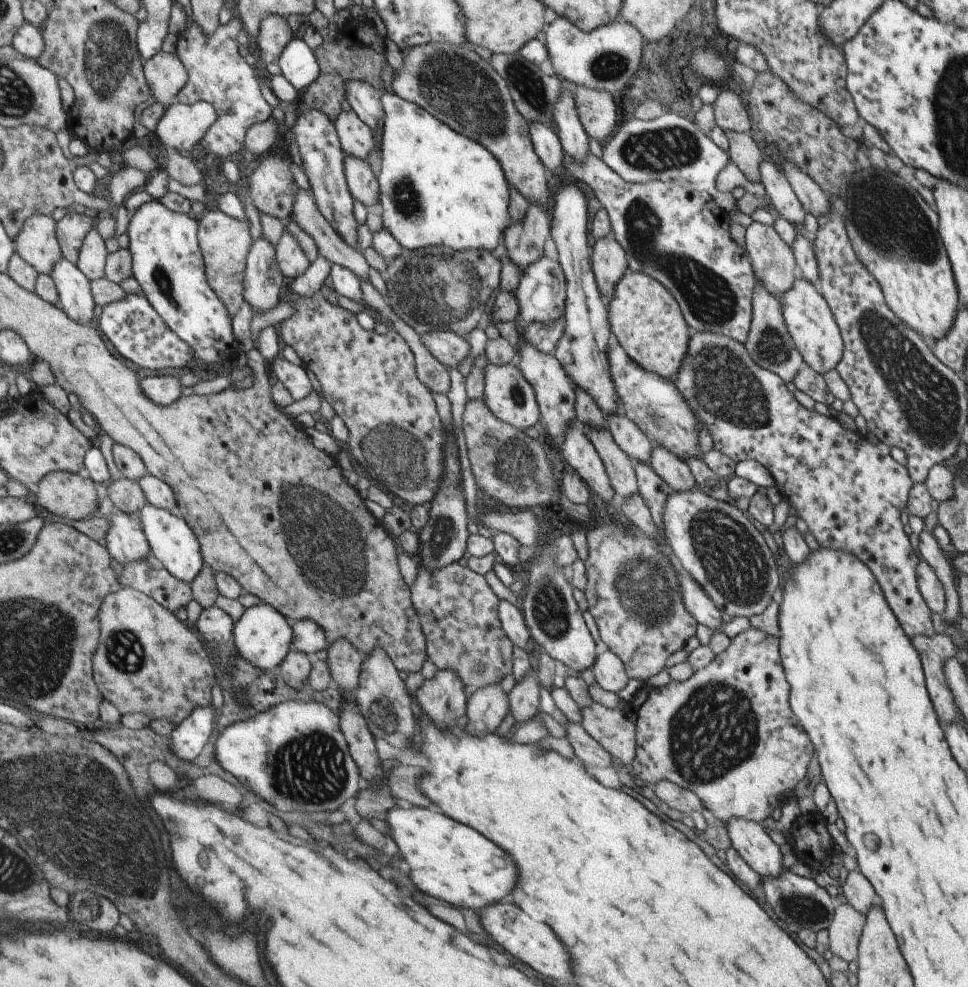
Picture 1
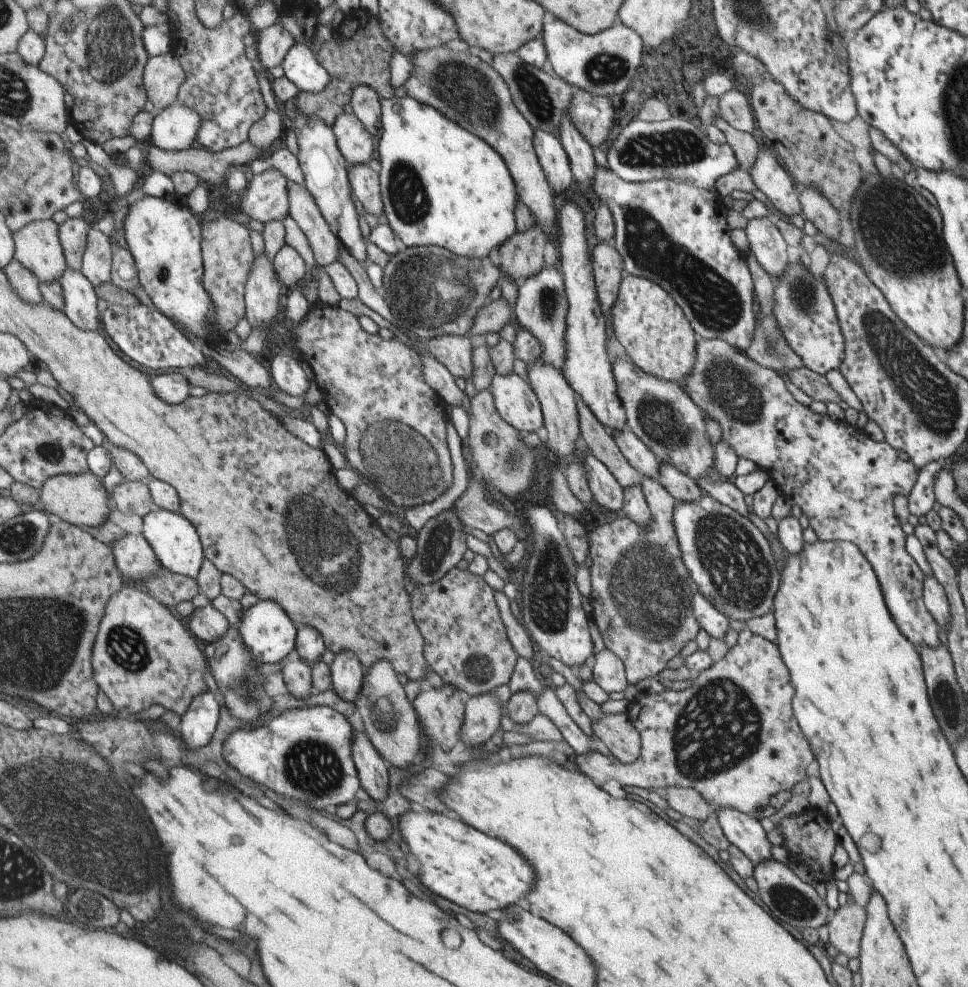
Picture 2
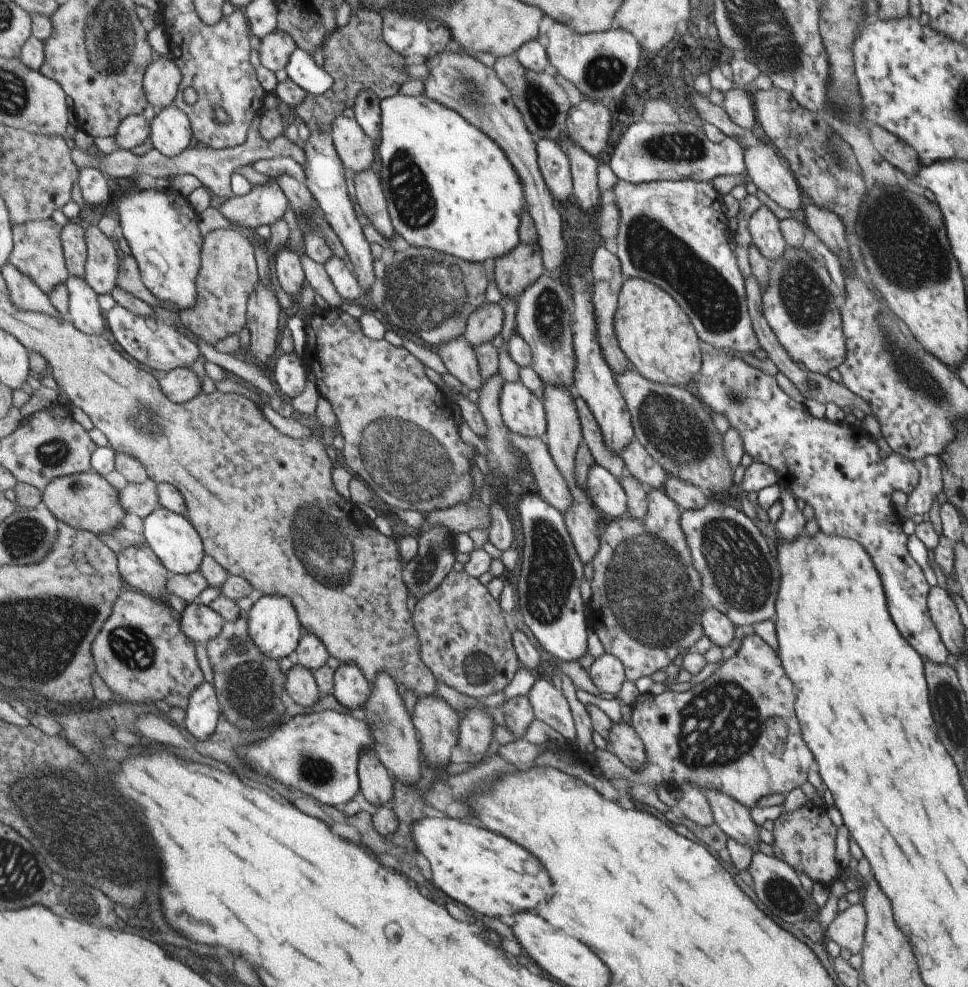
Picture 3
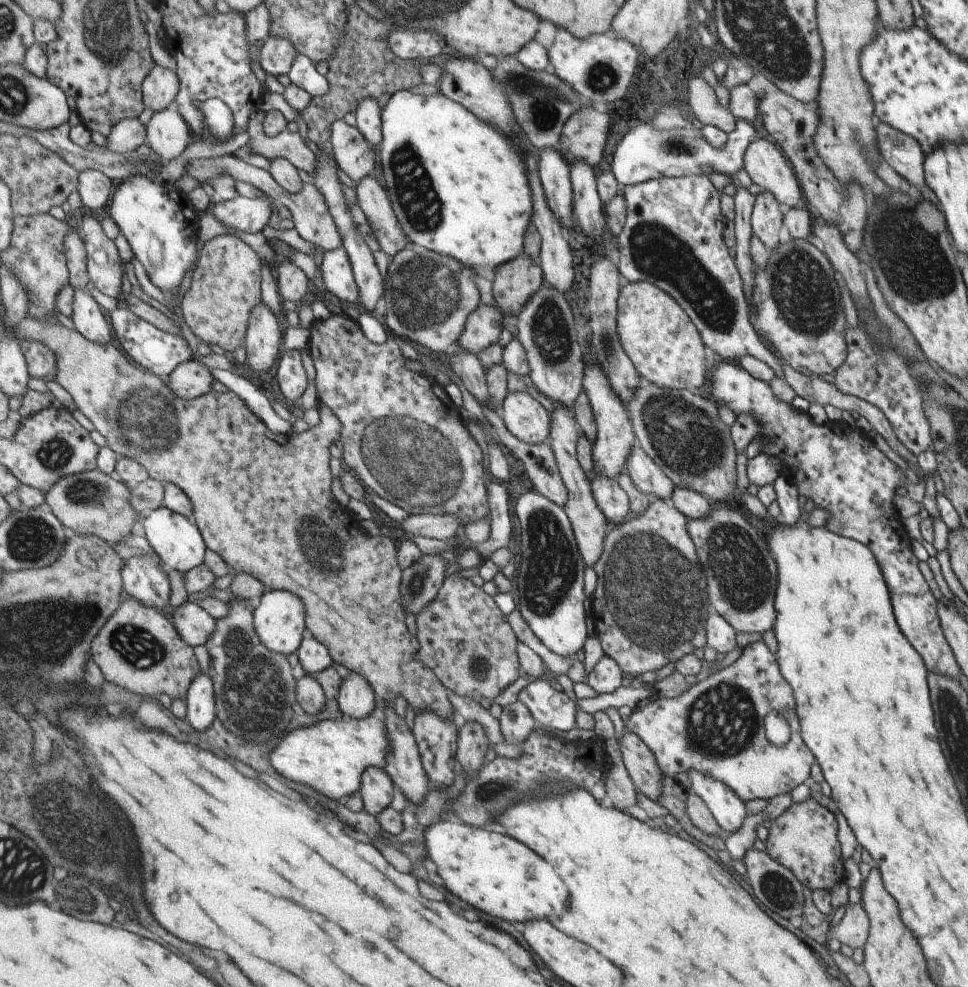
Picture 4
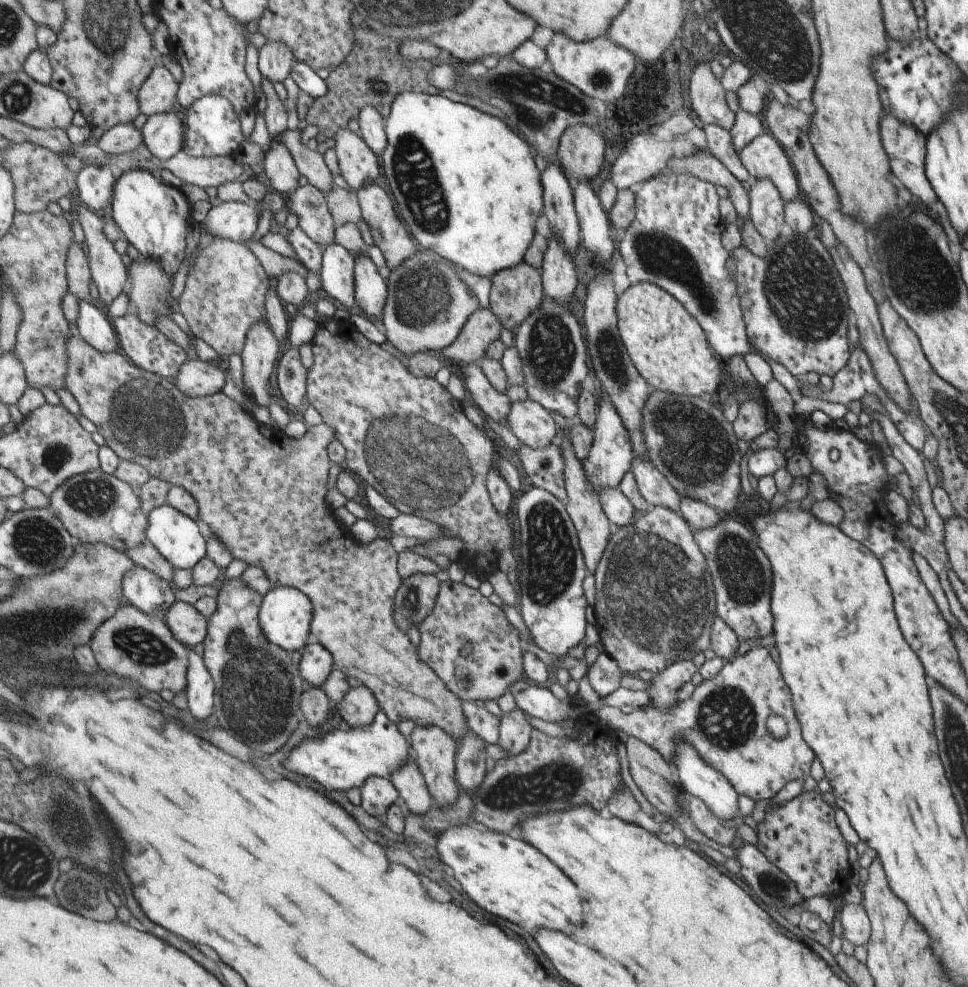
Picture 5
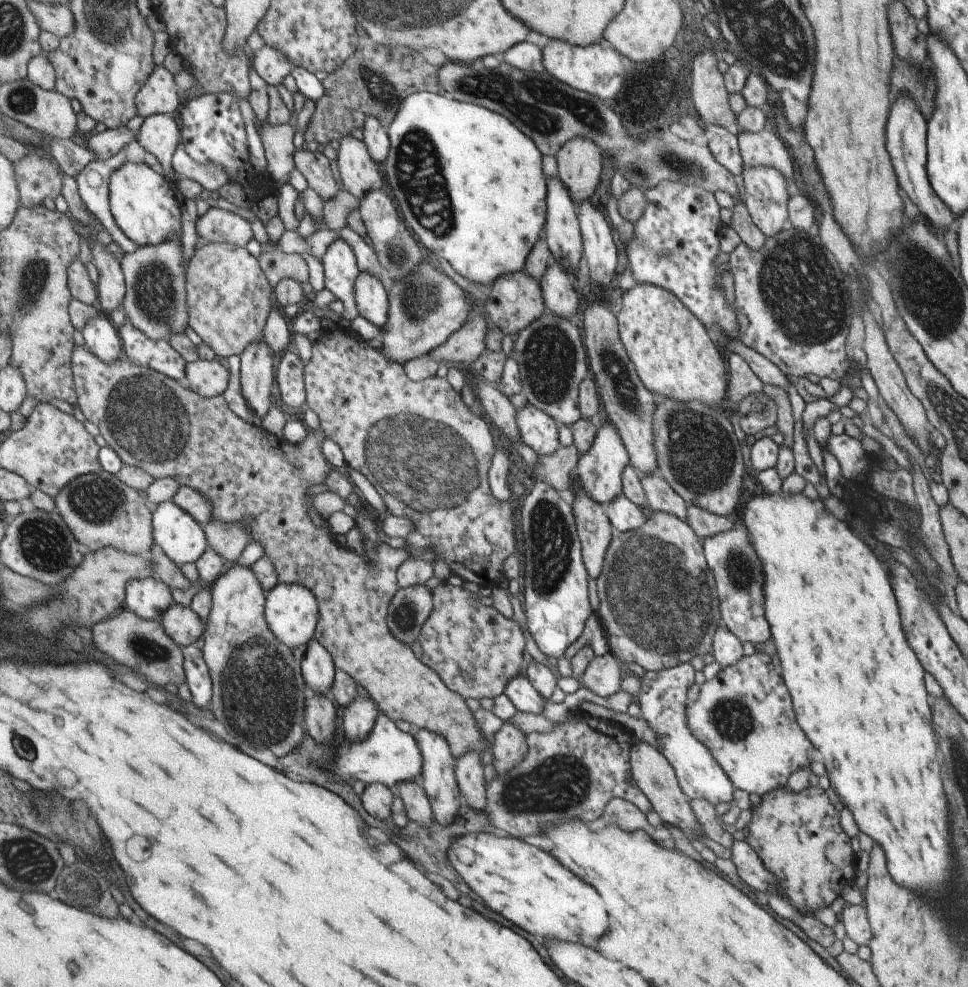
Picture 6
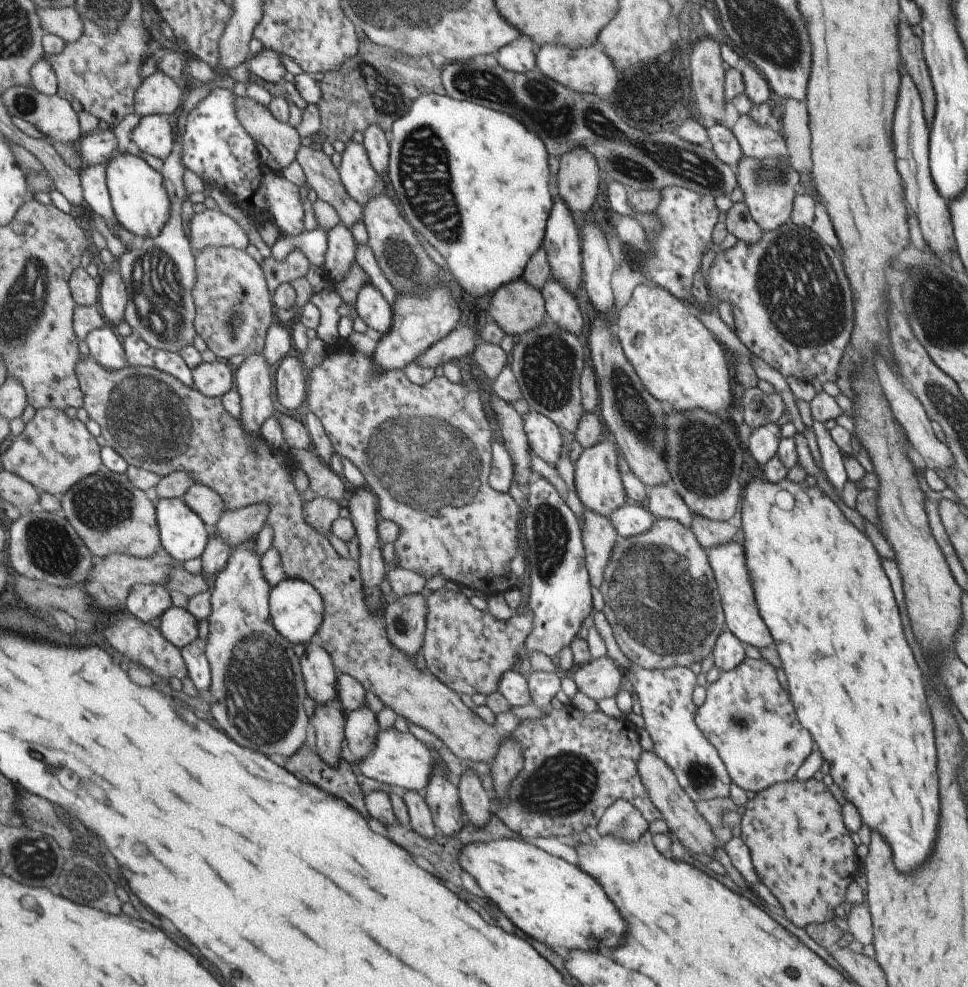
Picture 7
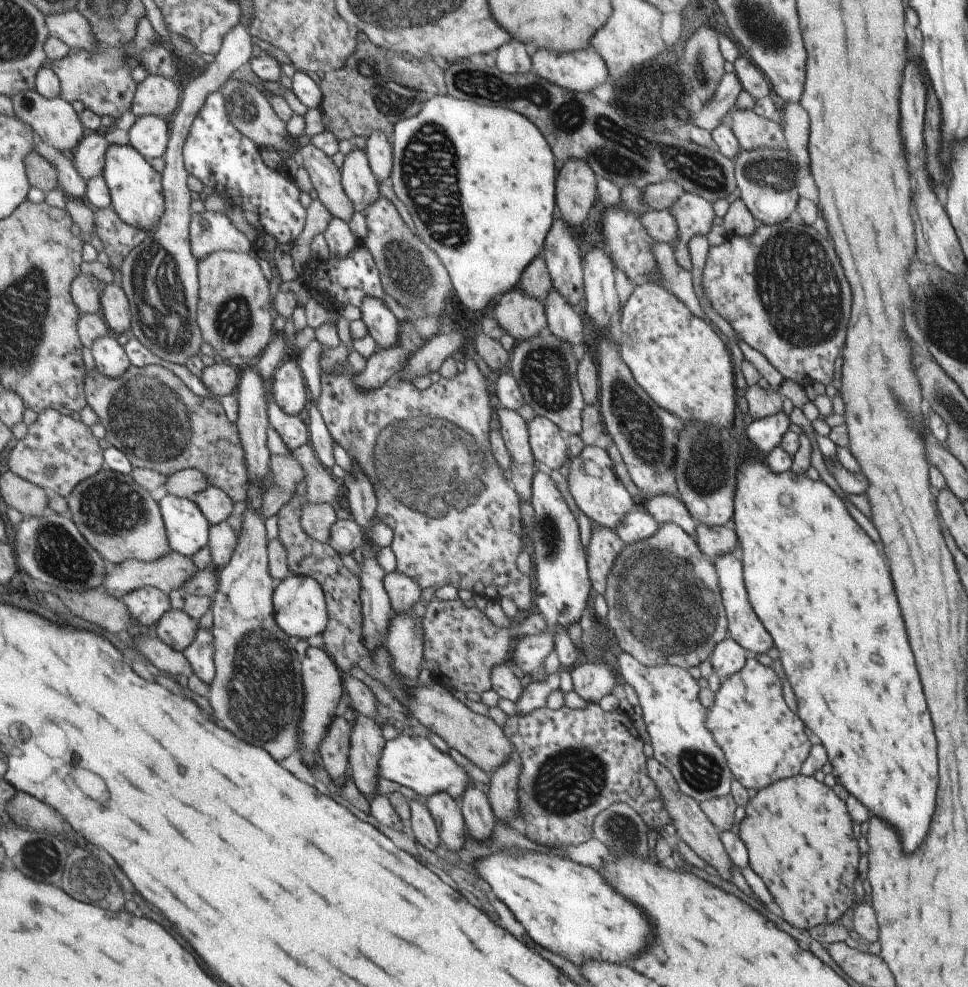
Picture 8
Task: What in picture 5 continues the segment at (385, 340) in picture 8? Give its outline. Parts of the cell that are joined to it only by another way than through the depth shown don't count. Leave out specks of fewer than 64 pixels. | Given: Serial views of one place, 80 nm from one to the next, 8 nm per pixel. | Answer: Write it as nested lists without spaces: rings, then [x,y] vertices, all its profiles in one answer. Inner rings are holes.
[[[367,254],[354,256],[354,299],[356,310],[377,323],[386,297],[386,285]]]

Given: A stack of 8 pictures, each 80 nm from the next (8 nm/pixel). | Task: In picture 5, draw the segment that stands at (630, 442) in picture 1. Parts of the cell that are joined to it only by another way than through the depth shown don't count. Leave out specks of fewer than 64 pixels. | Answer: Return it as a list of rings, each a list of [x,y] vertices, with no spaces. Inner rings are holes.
[[[633,456],[631,472],[636,487],[649,506],[665,507],[680,514],[681,497],[647,458]]]

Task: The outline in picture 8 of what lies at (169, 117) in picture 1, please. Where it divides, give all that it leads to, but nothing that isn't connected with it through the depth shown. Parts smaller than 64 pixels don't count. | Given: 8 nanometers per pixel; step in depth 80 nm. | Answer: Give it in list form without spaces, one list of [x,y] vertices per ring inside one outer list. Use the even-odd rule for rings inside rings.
[[[138,117],[127,130],[128,144],[145,158],[161,158],[167,152],[172,130],[163,117]]]

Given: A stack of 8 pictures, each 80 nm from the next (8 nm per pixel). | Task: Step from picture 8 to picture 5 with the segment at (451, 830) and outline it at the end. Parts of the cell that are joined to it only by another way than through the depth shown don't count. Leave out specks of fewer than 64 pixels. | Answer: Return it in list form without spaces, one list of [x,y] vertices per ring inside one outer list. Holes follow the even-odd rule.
[[[415,725],[407,739],[410,743],[411,755],[416,759],[416,767],[423,777],[433,804],[438,807],[454,805],[459,794],[459,786],[454,779],[454,761],[457,754],[455,740],[438,726],[433,725],[428,727]]]

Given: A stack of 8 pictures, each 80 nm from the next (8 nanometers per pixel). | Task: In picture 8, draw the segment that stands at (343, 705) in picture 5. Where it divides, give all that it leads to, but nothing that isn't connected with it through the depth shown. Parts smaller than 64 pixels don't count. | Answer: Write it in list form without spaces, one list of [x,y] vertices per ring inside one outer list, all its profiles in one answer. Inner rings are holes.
[[[356,714],[356,719],[350,726],[348,771],[350,780],[362,795],[373,796],[375,793],[379,772],[378,762],[383,745],[380,724]]]

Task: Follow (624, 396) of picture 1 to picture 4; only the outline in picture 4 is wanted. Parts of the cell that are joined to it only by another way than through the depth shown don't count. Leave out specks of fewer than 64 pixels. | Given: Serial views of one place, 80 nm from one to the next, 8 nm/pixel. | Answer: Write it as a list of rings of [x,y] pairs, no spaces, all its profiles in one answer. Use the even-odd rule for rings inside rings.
[[[640,380],[636,393],[633,395],[631,401],[625,404],[625,408],[628,411],[628,418],[630,419],[630,425],[635,438],[635,443],[639,445],[642,451],[653,461],[655,466],[659,467],[659,470],[672,482],[672,485],[677,489],[689,489],[693,492],[699,493],[707,500],[715,505],[725,505],[729,499],[736,498],[737,488],[735,487],[735,455],[733,441],[730,437],[730,428],[717,415],[717,404],[711,400],[708,396],[701,397],[688,390],[666,389],[658,387],[653,383],[649,383],[644,380]]]

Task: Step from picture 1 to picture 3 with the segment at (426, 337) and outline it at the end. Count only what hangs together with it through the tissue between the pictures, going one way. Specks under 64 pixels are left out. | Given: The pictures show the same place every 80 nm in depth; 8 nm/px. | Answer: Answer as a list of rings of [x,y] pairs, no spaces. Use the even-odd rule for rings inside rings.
[[[461,336],[447,341],[439,347],[441,358],[447,372],[456,378],[467,390],[480,390],[482,378],[478,371],[478,362],[474,350]]]

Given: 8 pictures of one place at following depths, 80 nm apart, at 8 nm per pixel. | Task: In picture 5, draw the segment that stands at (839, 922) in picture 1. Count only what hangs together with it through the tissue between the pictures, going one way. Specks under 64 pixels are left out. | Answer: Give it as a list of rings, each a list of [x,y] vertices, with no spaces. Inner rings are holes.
[[[845,904],[837,913],[841,921],[841,936],[854,947],[864,946],[869,939],[870,923],[861,904]]]

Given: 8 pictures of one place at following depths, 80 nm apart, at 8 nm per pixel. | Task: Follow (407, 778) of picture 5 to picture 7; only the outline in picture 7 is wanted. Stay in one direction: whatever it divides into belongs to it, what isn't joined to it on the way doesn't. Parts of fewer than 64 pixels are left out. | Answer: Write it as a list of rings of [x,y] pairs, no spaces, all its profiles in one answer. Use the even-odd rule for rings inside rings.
[[[405,790],[401,797],[407,808],[408,824],[421,840],[431,840],[437,831],[433,825],[429,808],[425,803],[423,793],[415,790]]]

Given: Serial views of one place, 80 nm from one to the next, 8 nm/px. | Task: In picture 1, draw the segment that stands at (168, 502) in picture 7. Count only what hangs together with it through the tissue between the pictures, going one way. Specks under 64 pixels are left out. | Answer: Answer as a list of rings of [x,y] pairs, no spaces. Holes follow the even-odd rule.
[[[151,503],[145,505],[139,512],[141,525],[152,548],[151,554],[155,555],[171,574],[190,583],[195,581],[205,566],[205,558],[200,539],[192,526],[189,526],[189,523],[178,512],[172,513]]]

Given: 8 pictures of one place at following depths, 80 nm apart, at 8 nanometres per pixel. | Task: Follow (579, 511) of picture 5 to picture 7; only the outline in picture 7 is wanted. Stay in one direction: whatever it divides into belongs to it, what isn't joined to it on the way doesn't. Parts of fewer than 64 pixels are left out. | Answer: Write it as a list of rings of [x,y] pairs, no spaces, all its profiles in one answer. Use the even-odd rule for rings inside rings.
[[[584,507],[580,536],[590,586],[599,589],[611,548],[618,537],[607,517]]]

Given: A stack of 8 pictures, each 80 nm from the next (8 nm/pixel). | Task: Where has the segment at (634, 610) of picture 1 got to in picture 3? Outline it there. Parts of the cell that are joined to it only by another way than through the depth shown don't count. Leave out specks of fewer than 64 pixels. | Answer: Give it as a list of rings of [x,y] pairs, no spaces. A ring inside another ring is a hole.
[[[647,489],[647,510],[643,519],[618,519],[611,521],[601,530],[598,540],[597,554],[590,560],[593,568],[593,577],[590,582],[591,598],[590,606],[590,623],[591,630],[602,644],[602,649],[605,653],[613,655],[623,665],[624,675],[627,680],[634,682],[641,676],[650,676],[657,670],[666,671],[673,658],[679,654],[684,653],[685,650],[693,650],[693,644],[701,638],[702,626],[700,623],[700,616],[702,614],[704,601],[703,596],[700,594],[700,576],[692,566],[692,558],[689,552],[688,544],[686,543],[685,535],[681,530],[680,521],[680,508],[659,489]]]

